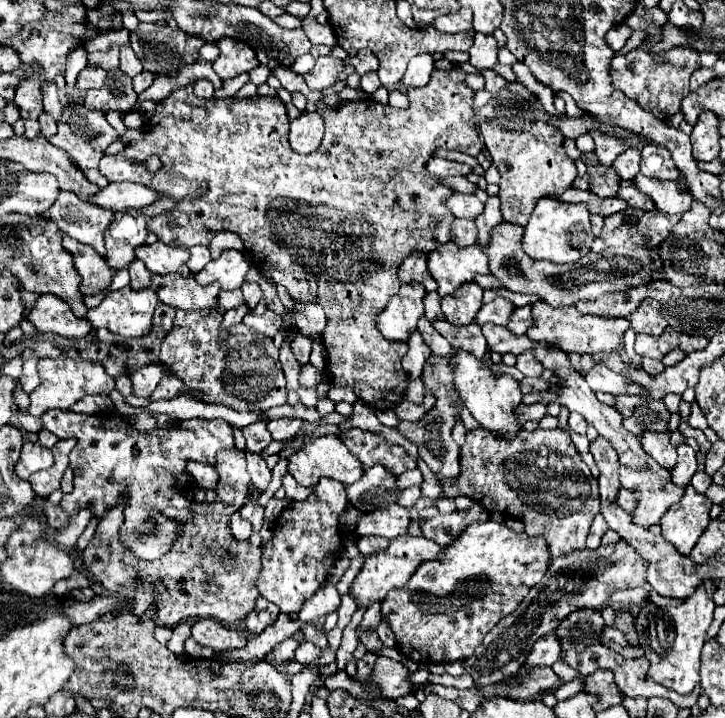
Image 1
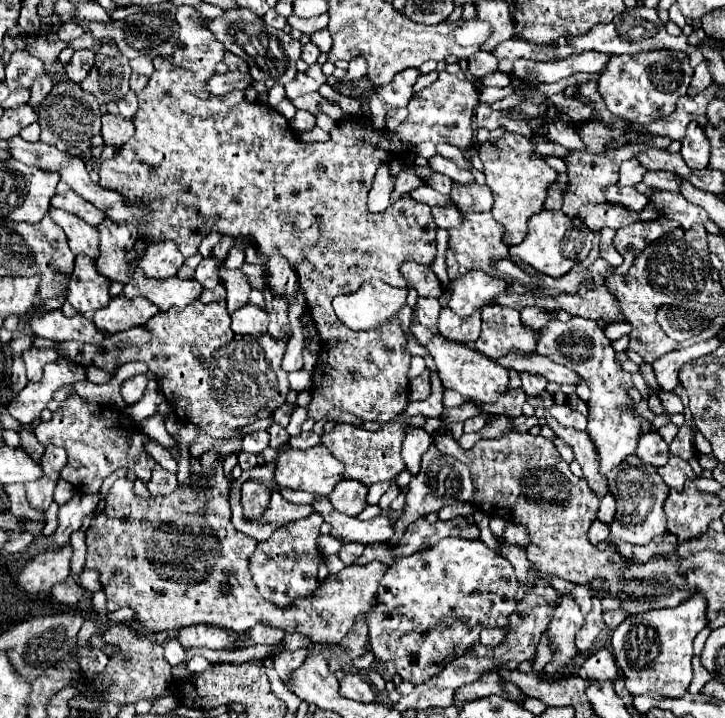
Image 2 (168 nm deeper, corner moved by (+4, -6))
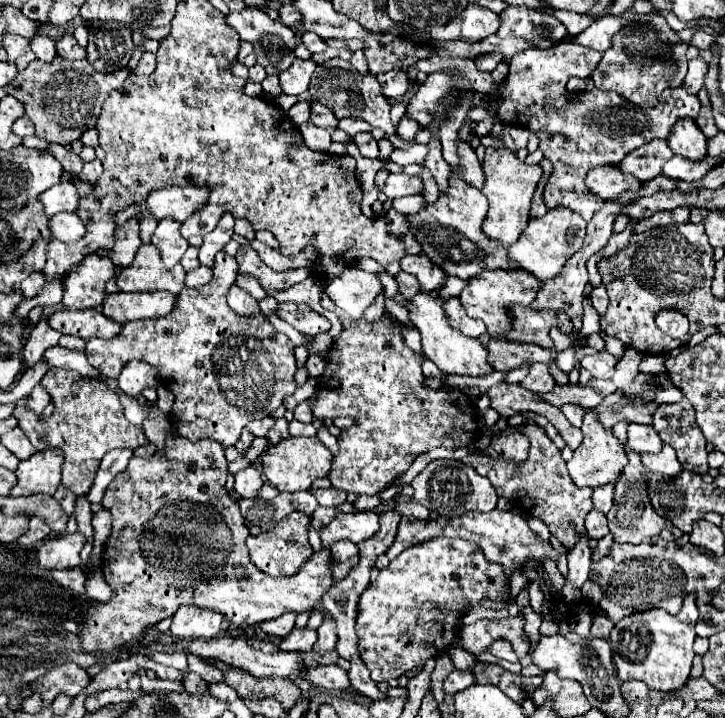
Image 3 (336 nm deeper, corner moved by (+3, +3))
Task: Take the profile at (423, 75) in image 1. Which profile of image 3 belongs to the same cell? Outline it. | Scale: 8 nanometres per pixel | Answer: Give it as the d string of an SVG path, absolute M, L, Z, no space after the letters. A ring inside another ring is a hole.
M390 70L390 72L384 72L382 76L376 76L376 78L378 78L380 86L382 86L382 94L388 100L402 98L410 88L408 74L404 70Z

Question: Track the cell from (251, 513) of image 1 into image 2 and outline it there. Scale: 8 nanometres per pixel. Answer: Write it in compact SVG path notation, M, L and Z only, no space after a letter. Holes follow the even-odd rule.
M245 481L241 487L241 507L247 519L257 519L269 507L271 489L259 481Z

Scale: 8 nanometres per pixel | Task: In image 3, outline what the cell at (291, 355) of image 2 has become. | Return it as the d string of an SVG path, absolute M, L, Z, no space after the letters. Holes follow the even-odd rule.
M310 356L308 358L308 374L310 376L316 376L316 378L320 378L322 374L324 374L324 370L326 370L326 362L320 362L320 356Z

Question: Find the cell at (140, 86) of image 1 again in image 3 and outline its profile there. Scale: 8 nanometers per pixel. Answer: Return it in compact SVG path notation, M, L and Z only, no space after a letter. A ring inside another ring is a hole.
M144 54L142 58L140 58L140 62L138 62L138 66L136 66L136 74L152 74L154 72L154 68L156 68L156 54Z

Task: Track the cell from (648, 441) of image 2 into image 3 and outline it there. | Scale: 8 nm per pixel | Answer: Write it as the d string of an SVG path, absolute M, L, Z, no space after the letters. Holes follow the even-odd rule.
M628 424L628 440L626 448L642 454L642 452L658 452L662 450L662 440L648 424Z

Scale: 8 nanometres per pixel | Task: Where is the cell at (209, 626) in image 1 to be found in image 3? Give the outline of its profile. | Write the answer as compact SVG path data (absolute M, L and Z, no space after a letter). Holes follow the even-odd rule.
M180 606L172 616L170 632L178 638L216 638L222 632L222 614L210 608Z

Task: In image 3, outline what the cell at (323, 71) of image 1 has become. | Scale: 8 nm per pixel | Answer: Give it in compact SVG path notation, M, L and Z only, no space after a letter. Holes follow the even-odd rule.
M294 60L292 66L284 72L280 72L280 86L286 94L302 94L306 92L312 72L316 70L316 64L312 60Z

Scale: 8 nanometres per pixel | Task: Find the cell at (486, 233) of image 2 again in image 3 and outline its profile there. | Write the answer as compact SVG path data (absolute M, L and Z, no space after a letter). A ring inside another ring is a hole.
M452 172L448 178L448 188L438 194L438 200L432 206L424 206L418 214L408 214L406 220L410 220L414 238L418 238L418 242L422 244L422 252L430 256L434 264L438 264L448 276L468 280L480 270L512 268L510 260L506 260L508 250L482 234L482 222L486 218L486 212L486 196L472 184L458 180L458 176L454 176Z

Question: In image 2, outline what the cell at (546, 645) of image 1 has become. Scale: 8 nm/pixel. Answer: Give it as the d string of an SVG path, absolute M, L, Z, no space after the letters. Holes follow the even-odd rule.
M563 595L561 605L555 609L553 619L547 629L547 639L549 639L549 649L553 653L551 661L545 665L545 673L555 677L559 675L567 663L571 663L577 655L575 647L575 635L577 631L585 625L585 617L579 610L579 605Z

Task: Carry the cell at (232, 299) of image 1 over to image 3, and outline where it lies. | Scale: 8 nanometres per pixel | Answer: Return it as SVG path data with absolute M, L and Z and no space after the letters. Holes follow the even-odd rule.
M196 268L192 272L188 272L186 276L186 288L196 288L196 286L202 286L202 284L208 284L212 280L212 270L210 268Z

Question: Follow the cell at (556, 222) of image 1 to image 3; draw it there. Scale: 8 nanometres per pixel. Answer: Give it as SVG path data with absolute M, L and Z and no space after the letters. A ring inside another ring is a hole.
M566 208L548 210L542 218L534 218L528 222L518 242L508 248L508 260L514 262L516 268L534 274L538 280L550 280L562 270L562 264L566 264L566 260L574 252L578 252L578 248L582 248L584 236L586 236L586 222L582 220L582 216Z

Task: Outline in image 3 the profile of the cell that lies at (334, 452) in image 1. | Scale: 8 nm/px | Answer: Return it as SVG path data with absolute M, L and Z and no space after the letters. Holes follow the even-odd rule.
M314 436L314 438L284 438L274 446L268 446L262 454L262 468L268 482L278 492L296 492L296 490L310 490L310 484L316 478L328 476L328 470L332 466L332 452Z

